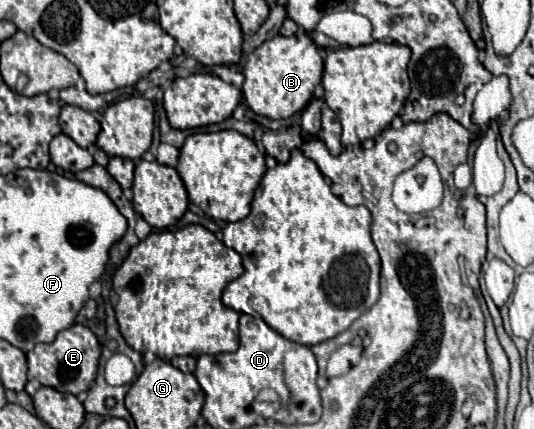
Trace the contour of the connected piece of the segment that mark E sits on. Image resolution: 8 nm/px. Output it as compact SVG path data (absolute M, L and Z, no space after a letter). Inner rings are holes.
M72 325L56 335L52 343L38 343L34 349L26 354L28 379L38 379L42 385L54 387L64 393L78 395L80 391L88 391L92 385L98 359L100 359L100 343L96 335L84 325Z

